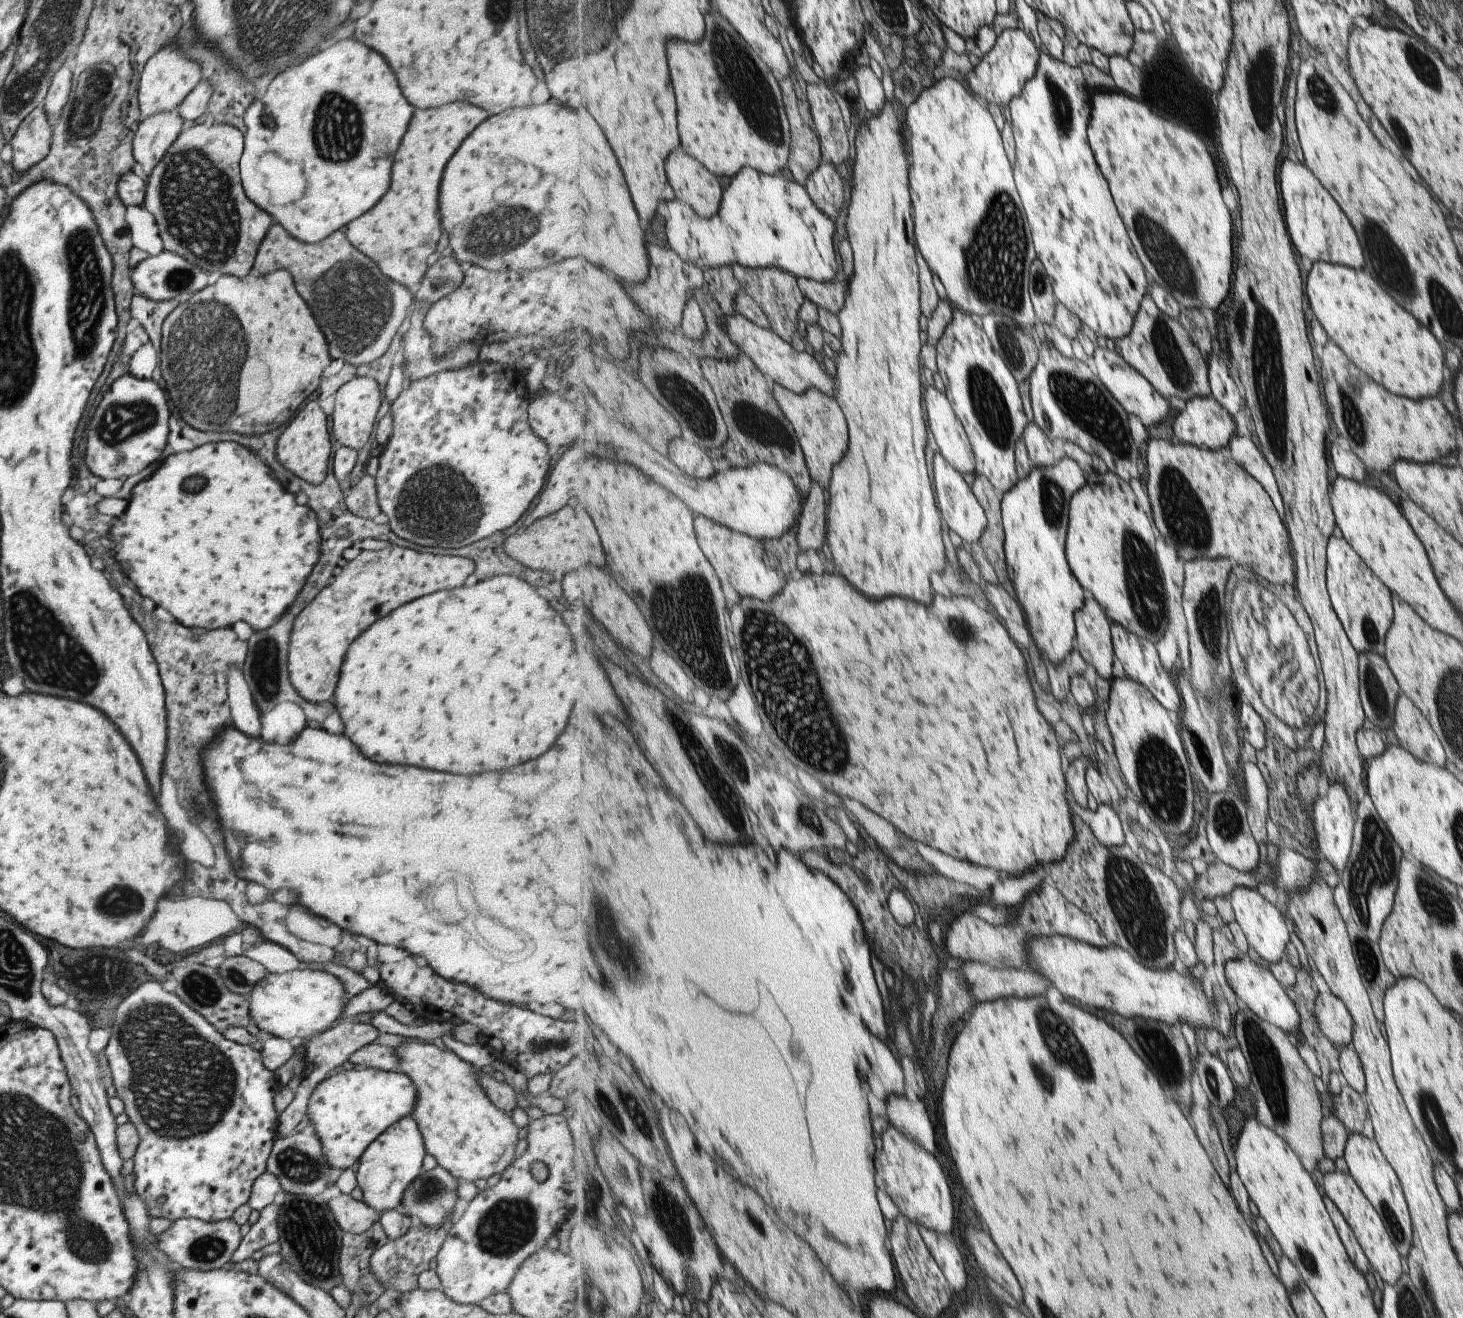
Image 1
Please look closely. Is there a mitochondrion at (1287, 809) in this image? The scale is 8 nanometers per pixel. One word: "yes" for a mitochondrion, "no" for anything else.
yes

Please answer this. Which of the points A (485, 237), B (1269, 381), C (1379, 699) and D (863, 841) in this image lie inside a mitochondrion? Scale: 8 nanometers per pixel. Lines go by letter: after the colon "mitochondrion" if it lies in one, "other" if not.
A: mitochondrion
B: mitochondrion
C: mitochondrion
D: other

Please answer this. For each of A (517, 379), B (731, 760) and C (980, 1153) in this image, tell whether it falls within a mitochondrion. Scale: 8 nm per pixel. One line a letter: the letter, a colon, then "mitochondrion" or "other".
A: other
B: mitochondrion
C: other

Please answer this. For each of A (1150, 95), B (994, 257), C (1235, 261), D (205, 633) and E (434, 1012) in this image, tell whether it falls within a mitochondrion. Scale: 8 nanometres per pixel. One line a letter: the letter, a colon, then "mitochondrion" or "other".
A: other
B: mitochondrion
C: other
D: other
E: other

